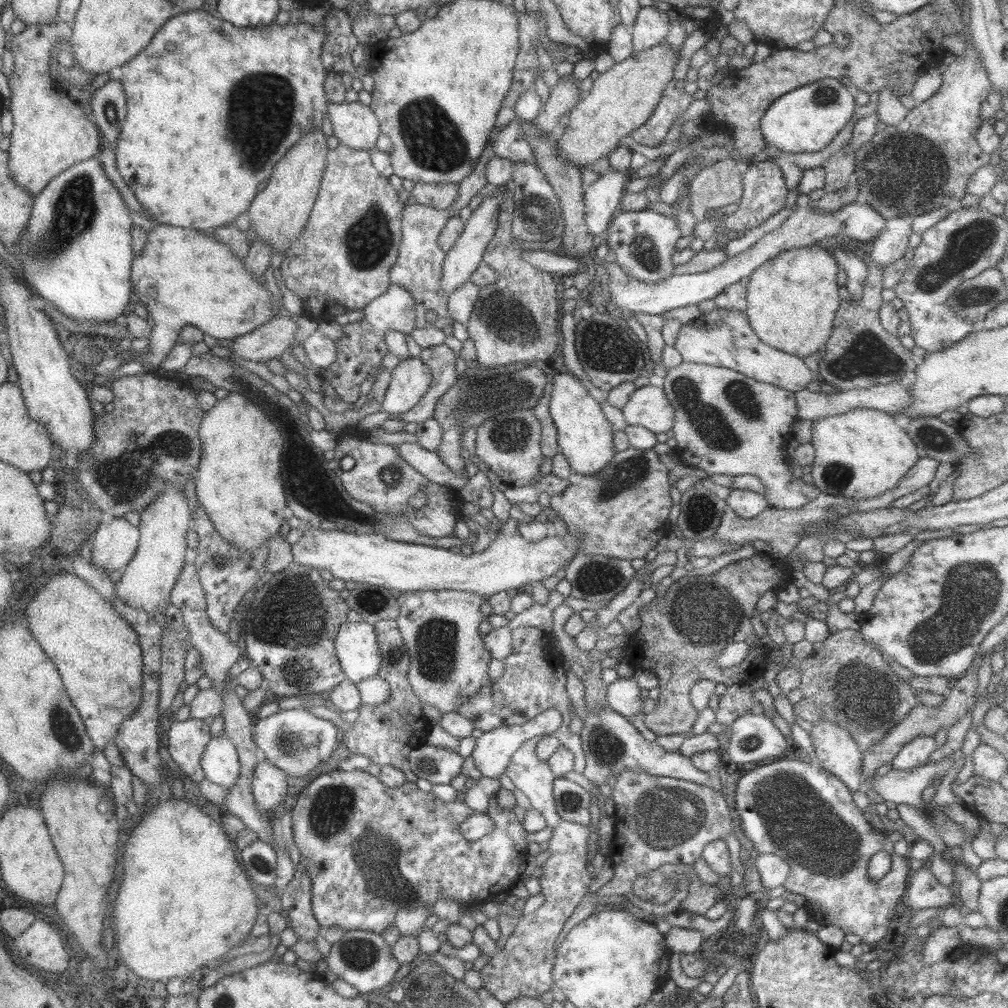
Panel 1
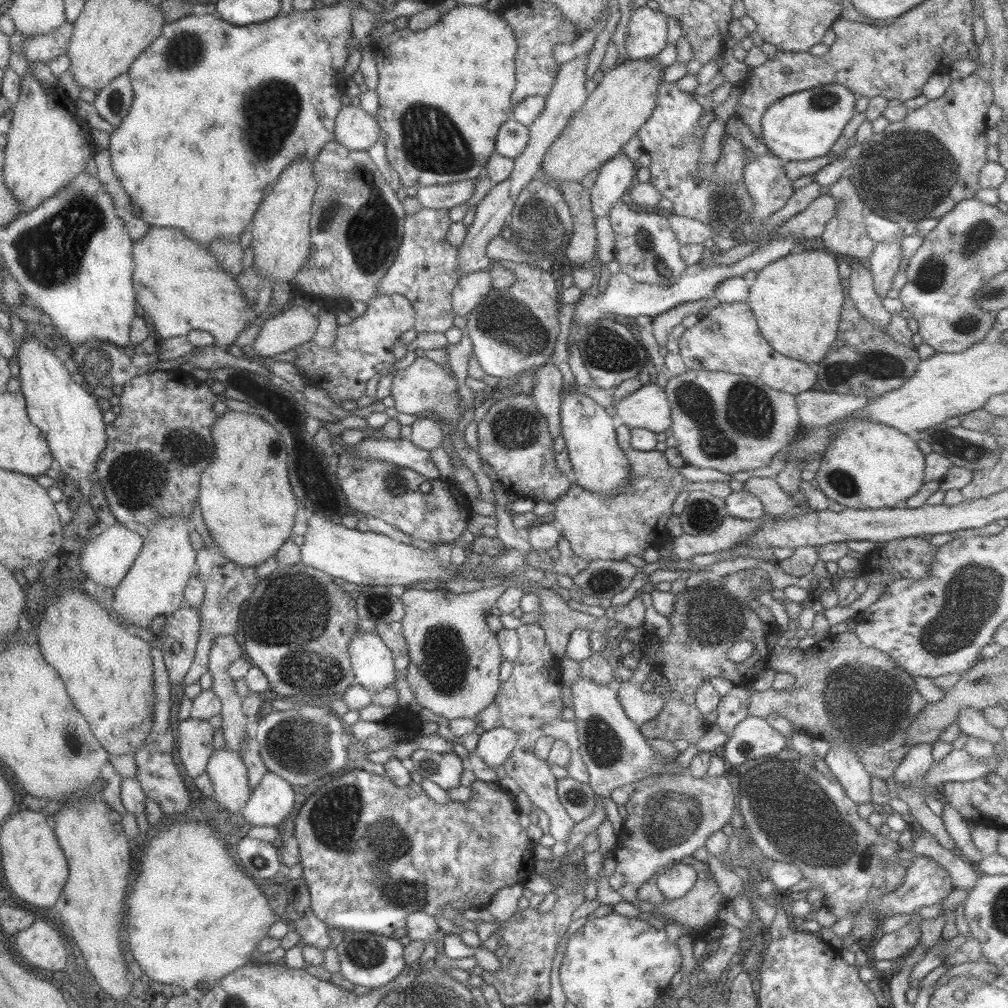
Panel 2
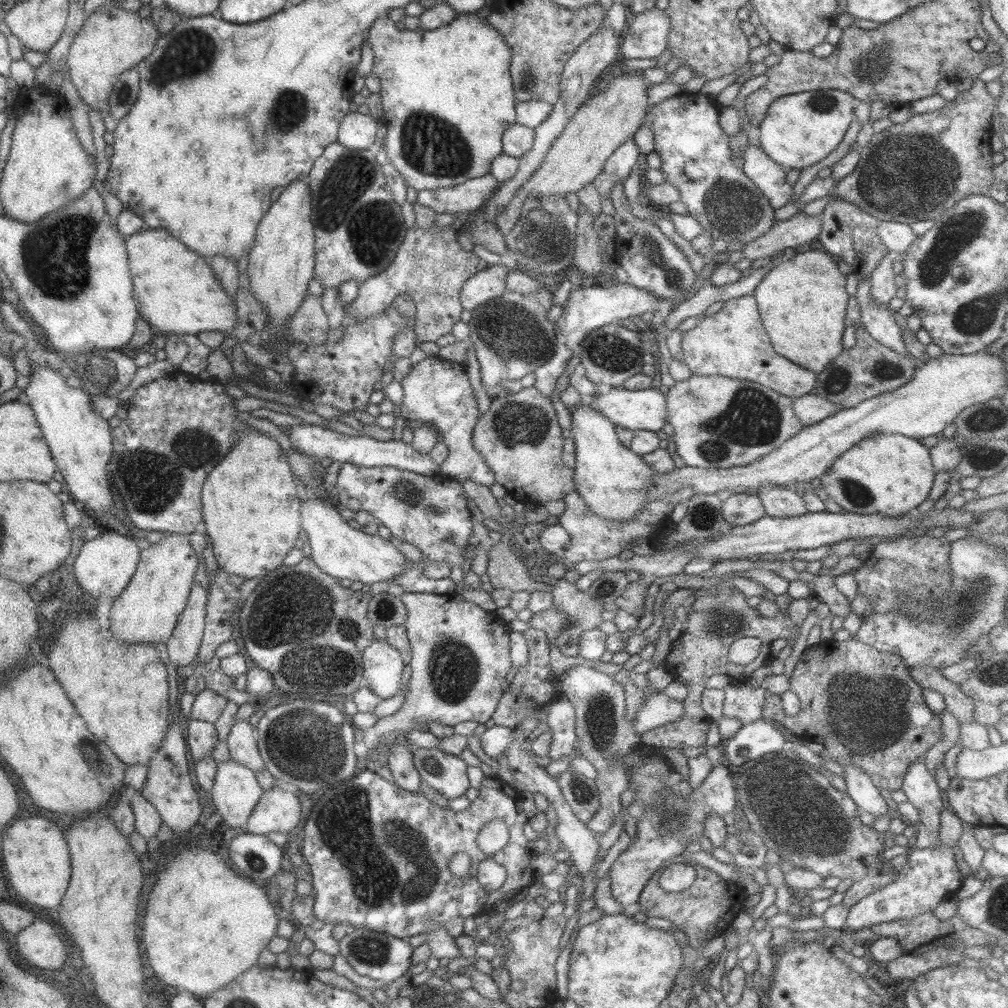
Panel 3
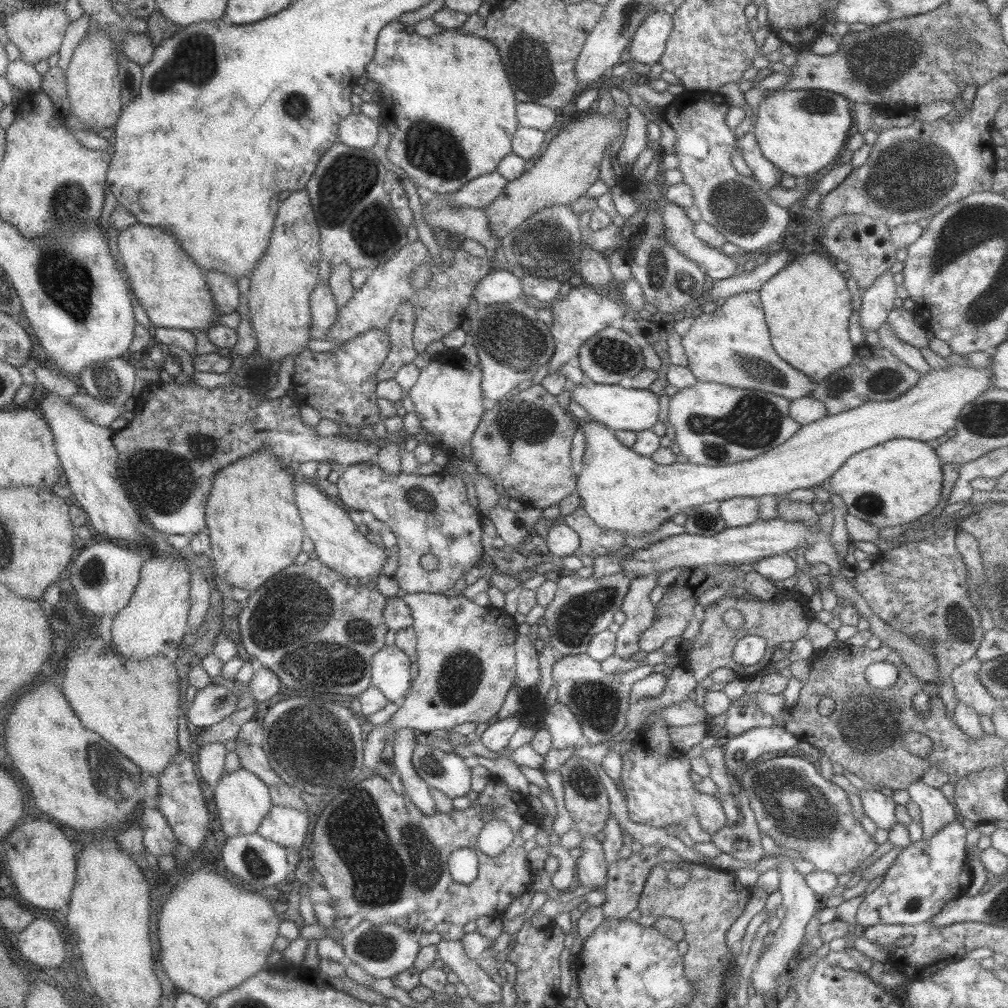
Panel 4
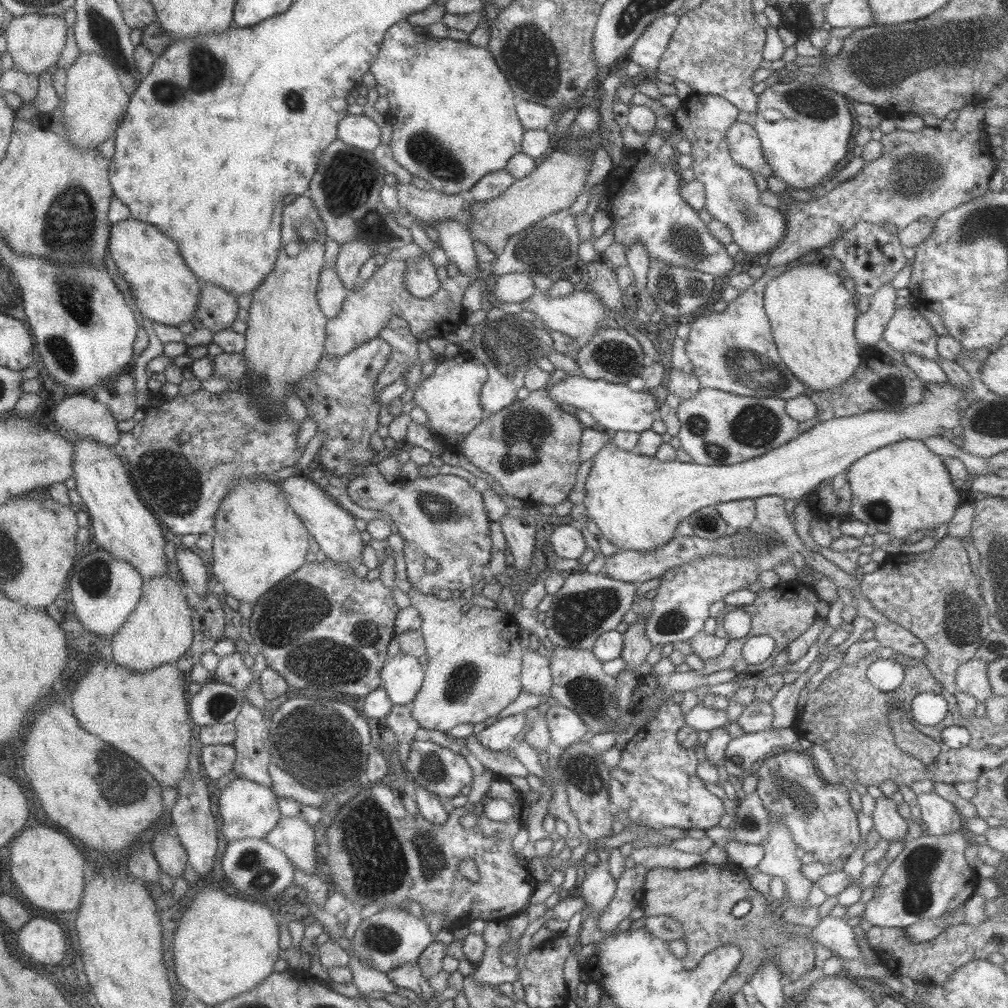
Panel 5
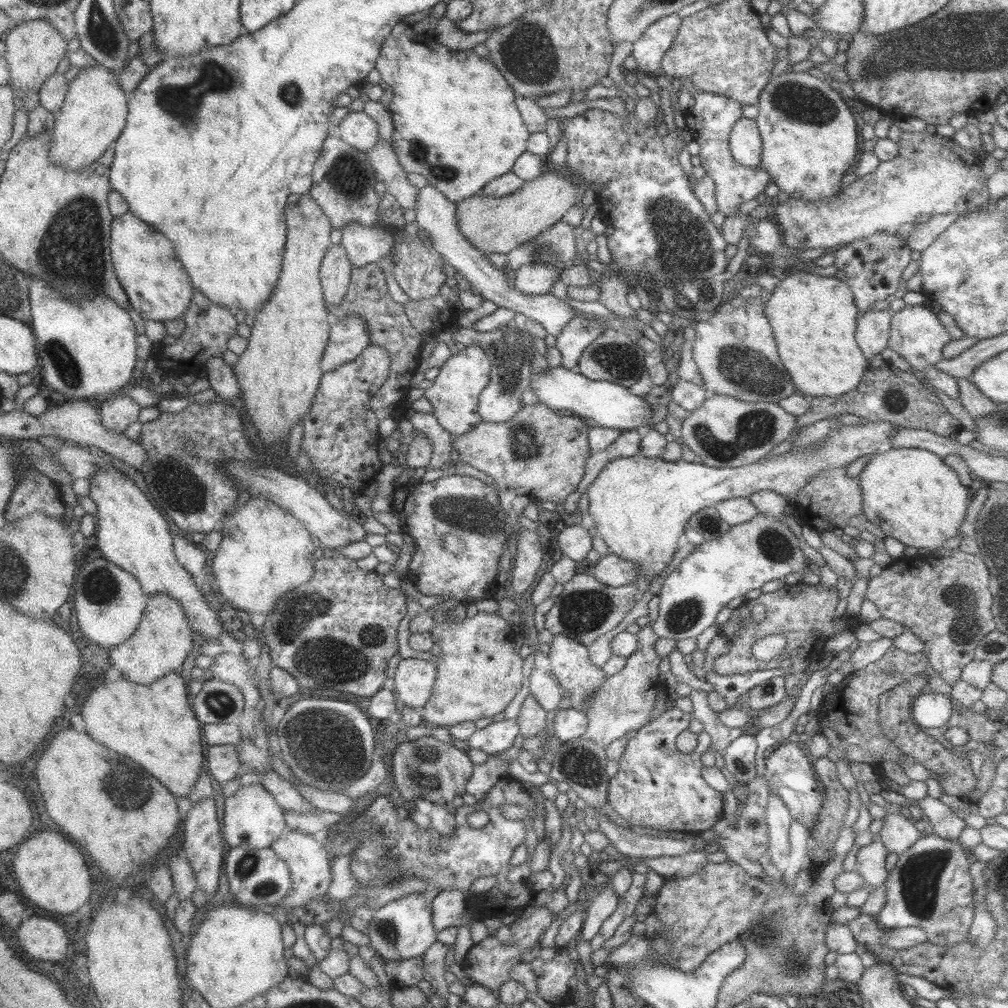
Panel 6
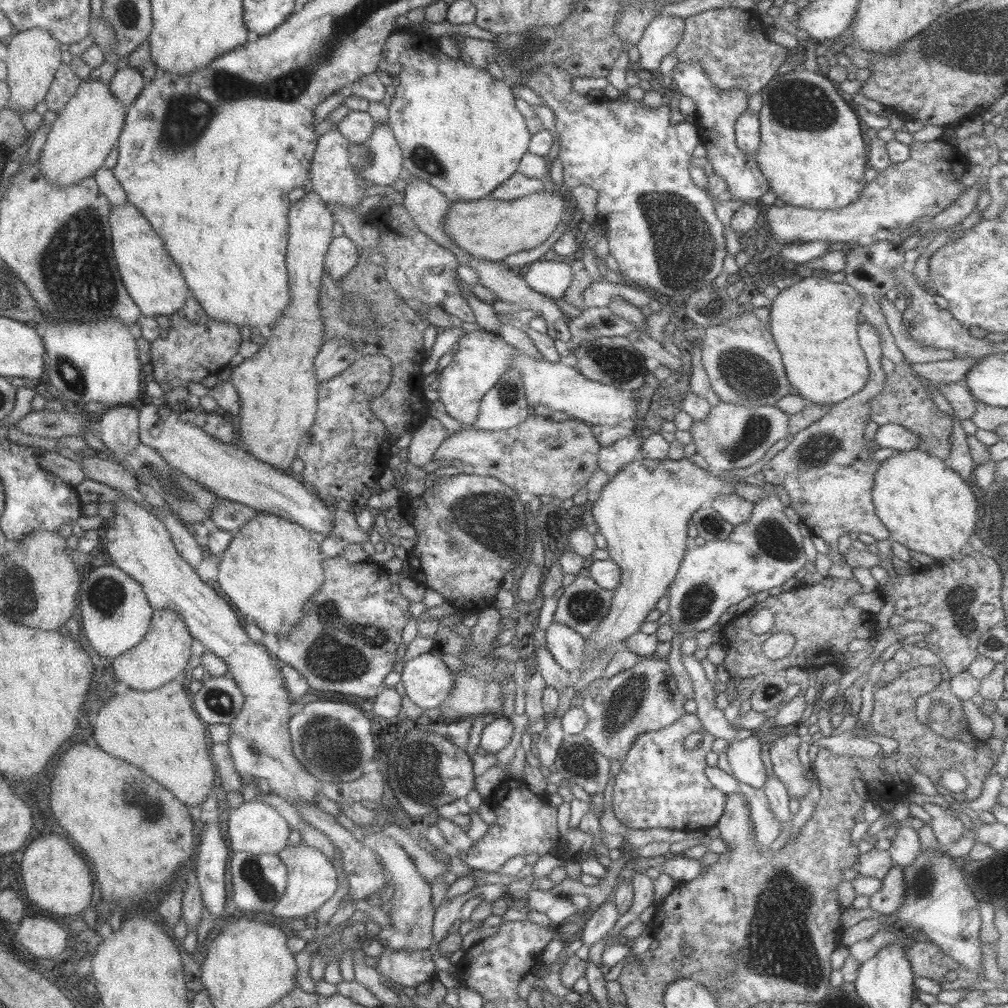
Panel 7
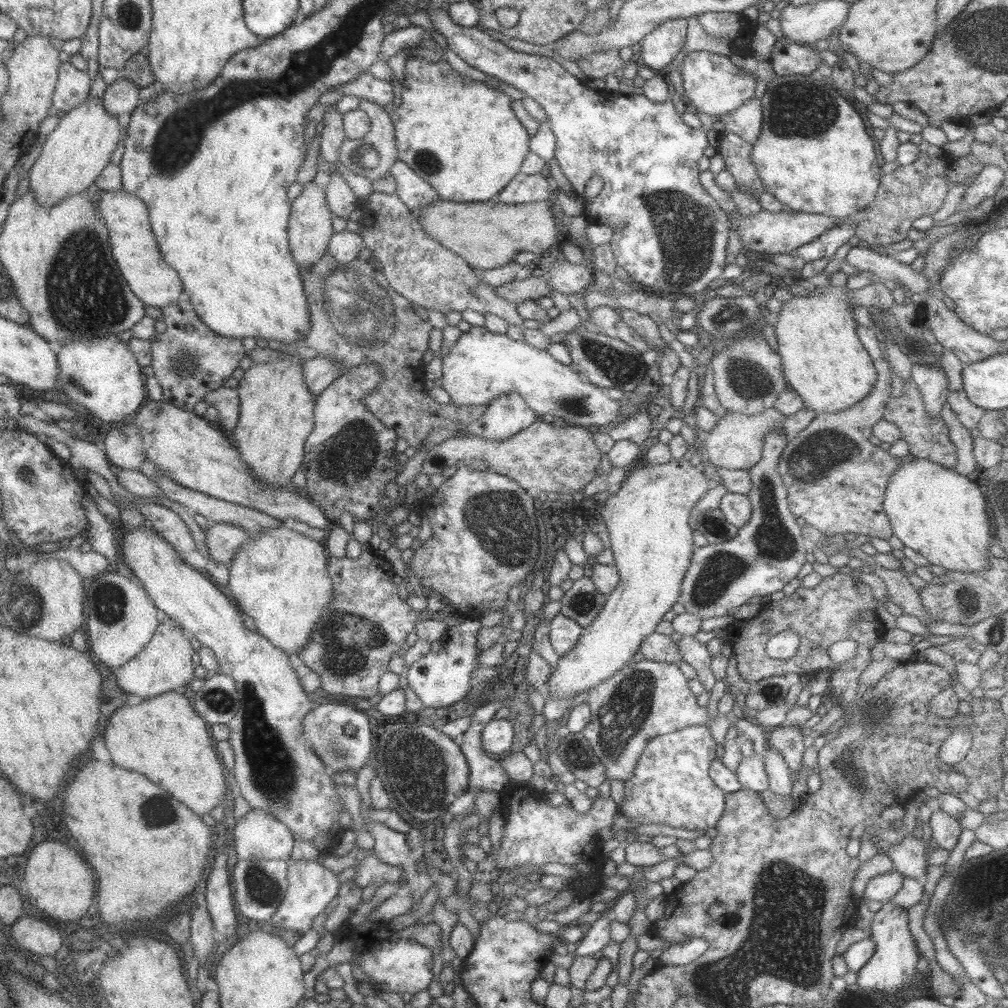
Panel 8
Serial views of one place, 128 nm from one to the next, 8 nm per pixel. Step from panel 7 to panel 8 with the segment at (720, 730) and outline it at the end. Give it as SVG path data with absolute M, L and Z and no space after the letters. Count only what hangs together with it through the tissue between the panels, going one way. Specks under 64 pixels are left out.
M690 635L683 636L680 642L677 642L677 645L682 660L696 670L698 675L696 679L704 684L705 691L710 691L717 680L710 670L710 655L712 652L708 652L707 644L702 644L696 638L696 635Z

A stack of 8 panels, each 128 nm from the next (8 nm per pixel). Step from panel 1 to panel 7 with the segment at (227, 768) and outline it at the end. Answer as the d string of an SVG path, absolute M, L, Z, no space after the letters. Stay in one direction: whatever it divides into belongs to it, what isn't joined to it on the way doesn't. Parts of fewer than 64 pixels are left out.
M264 795L252 801L244 801L236 809L232 808L228 818L228 836L233 852L278 855L287 846L292 830L284 817L264 801Z

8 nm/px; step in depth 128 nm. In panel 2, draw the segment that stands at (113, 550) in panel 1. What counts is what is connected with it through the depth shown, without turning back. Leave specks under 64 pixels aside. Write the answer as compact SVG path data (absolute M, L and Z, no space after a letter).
M121 523L108 527L106 531L97 535L92 542L86 540L79 556L79 562L82 573L87 576L87 585L89 587L102 586L102 588L115 590L130 567L134 565L142 545L143 538Z

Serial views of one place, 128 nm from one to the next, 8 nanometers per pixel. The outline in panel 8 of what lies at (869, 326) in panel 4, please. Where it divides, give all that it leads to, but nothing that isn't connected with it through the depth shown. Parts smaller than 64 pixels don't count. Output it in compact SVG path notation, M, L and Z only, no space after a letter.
M858 324L857 335L877 372L871 393L842 412L816 414L808 427L787 442L784 453L780 455L778 474L787 491L790 512L796 518L805 520L806 525L831 537L855 534L863 539L889 539L893 528L882 508L888 479L915 457L909 453L902 458L892 458L892 454L872 442L872 430L883 418L891 397L892 371L889 362L884 359L882 339L876 329Z

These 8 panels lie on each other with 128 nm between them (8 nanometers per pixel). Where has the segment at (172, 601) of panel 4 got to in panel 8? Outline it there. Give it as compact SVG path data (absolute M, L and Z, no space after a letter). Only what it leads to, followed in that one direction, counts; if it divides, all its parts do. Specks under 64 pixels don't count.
M161 617L151 641L116 672L118 686L124 692L140 696L143 700L170 691L183 691L185 686L190 685L190 682L195 679L195 664L192 661L195 650L190 641L190 636L175 625L171 619Z

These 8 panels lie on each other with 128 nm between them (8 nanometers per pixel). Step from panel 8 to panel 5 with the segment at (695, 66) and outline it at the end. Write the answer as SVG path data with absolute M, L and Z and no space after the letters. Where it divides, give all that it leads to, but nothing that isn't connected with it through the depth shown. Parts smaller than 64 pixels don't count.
M692 93L685 100L682 100L680 107L673 115L676 121L676 128L680 129L686 139L692 144L693 165L690 167L694 170L696 180L703 184L705 192L704 210L710 213L716 221L724 223L732 231L732 242L741 247L743 253L748 253L755 257L760 257L764 253L774 251L781 240L784 238L786 221L782 208L772 208L763 205L760 202L760 190L756 187L754 176L749 170L738 166L732 160L727 145L727 130L737 121L738 108L726 101L724 98L715 95L702 95Z

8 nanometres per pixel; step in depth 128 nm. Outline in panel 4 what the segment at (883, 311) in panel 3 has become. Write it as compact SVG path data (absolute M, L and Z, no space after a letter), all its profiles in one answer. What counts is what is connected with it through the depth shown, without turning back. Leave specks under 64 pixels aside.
M888 323L881 326L876 332L879 334L882 347L889 350L893 355L896 355L896 358L899 358L904 364L912 368L912 370L921 375L928 374L931 371L932 368L921 353L921 350L902 342L892 332Z

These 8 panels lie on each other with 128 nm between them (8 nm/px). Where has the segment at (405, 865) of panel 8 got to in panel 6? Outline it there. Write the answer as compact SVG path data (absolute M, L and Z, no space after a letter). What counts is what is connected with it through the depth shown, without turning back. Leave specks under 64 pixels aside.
M419 886L413 893L390 901L383 908L374 911L373 914L367 935L370 938L370 946L385 961L416 958L437 942L438 932L432 926L431 909L430 906L426 906L423 889Z

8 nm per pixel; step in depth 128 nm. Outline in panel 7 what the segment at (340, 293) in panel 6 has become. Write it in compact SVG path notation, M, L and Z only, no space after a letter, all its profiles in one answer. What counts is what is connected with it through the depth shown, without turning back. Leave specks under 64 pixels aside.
M346 236L333 238L325 254L324 272L333 279L342 278L345 274L350 274L359 257L356 243L348 240Z

